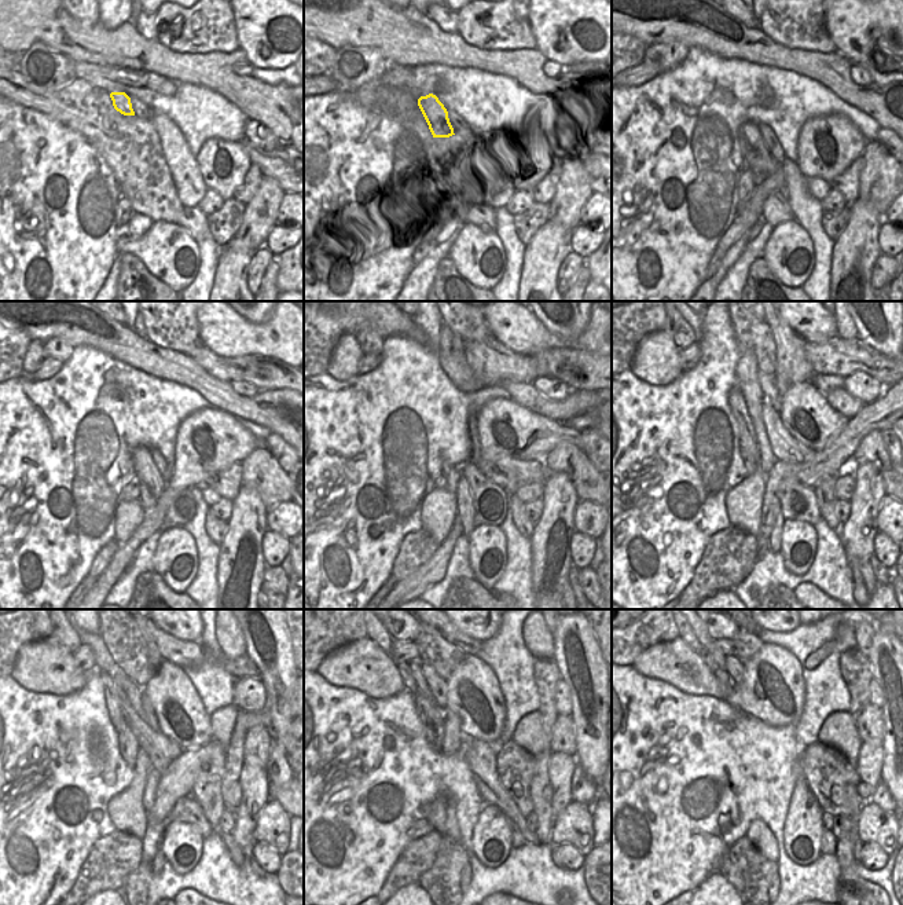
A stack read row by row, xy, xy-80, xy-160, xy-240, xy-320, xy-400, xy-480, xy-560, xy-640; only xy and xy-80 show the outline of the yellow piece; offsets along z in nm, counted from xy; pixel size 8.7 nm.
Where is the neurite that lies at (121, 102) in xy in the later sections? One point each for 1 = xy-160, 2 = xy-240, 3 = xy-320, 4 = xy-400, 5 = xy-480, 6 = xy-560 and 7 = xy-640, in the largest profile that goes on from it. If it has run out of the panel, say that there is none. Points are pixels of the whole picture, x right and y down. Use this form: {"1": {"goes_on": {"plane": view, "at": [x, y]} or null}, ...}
{"1": {"goes_on": {"plane": "xy-160", "at": [755, 151]}}, "2": {"goes_on": {"plane": "xy-240", "at": [145, 468]}}, "3": {"goes_on": {"plane": "xy-320", "at": [463, 495]}}, "4": {"goes_on": {"plane": "xy-400", "at": [774, 538]}}, "5": {"goes_on": {"plane": "xy-480", "at": [160, 858]}}, "6": {"goes_on": {"plane": "xy-560", "at": [466, 874]}}, "7": {"goes_on": {"plane": "xy-640", "at": [774, 887]}}}

